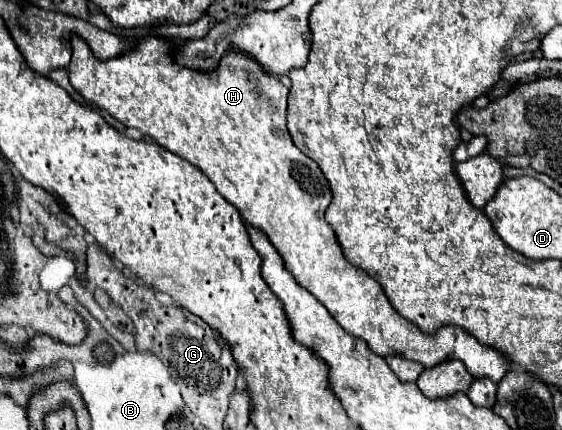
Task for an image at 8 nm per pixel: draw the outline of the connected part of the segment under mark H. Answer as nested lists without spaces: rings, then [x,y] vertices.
[[[148,35],[140,39],[132,51],[116,59],[98,61],[84,39],[72,37],[72,61],[68,67],[70,83],[86,101],[92,101],[94,105],[106,109],[126,127],[138,129],[158,145],[200,167],[204,175],[216,185],[218,193],[240,211],[242,219],[270,239],[278,255],[282,255],[286,269],[294,275],[296,283],[310,291],[348,333],[364,339],[372,351],[382,357],[406,357],[410,361],[422,363],[424,367],[434,367],[448,359],[460,359],[474,379],[490,377],[494,383],[498,383],[506,375],[510,367],[506,355],[502,355],[494,347],[480,345],[468,331],[458,325],[442,325],[436,335],[422,333],[408,319],[396,313],[378,281],[348,263],[336,239],[336,233],[332,233],[332,227],[324,217],[328,205],[332,203],[330,185],[320,167],[294,147],[286,129],[288,87],[280,79],[270,77],[256,61],[238,51],[228,51],[222,57],[218,69],[206,75],[202,71],[178,65],[172,59],[170,49],[170,41]]]

